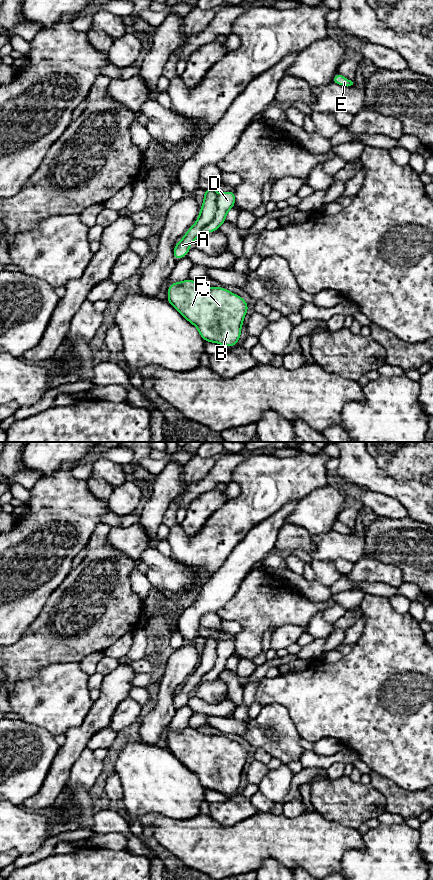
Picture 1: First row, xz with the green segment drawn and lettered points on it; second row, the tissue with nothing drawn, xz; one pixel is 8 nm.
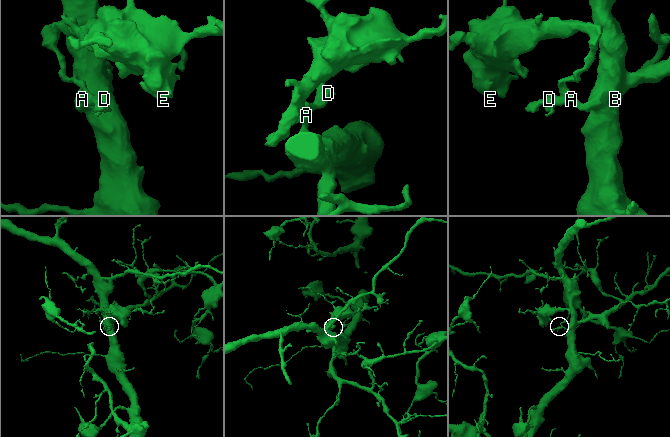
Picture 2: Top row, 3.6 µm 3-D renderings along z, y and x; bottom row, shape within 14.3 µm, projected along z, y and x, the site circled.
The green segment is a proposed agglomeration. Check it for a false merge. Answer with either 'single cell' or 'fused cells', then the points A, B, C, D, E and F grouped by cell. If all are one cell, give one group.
fused cells | A B C F / D E

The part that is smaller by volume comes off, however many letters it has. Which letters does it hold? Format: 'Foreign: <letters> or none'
Foreign: D, E

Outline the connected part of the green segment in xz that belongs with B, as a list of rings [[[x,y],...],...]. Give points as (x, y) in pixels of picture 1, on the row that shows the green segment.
[[[188,278],[169,285],[167,301],[197,327],[206,342],[237,345],[249,308],[242,297],[223,287],[206,287]]]

